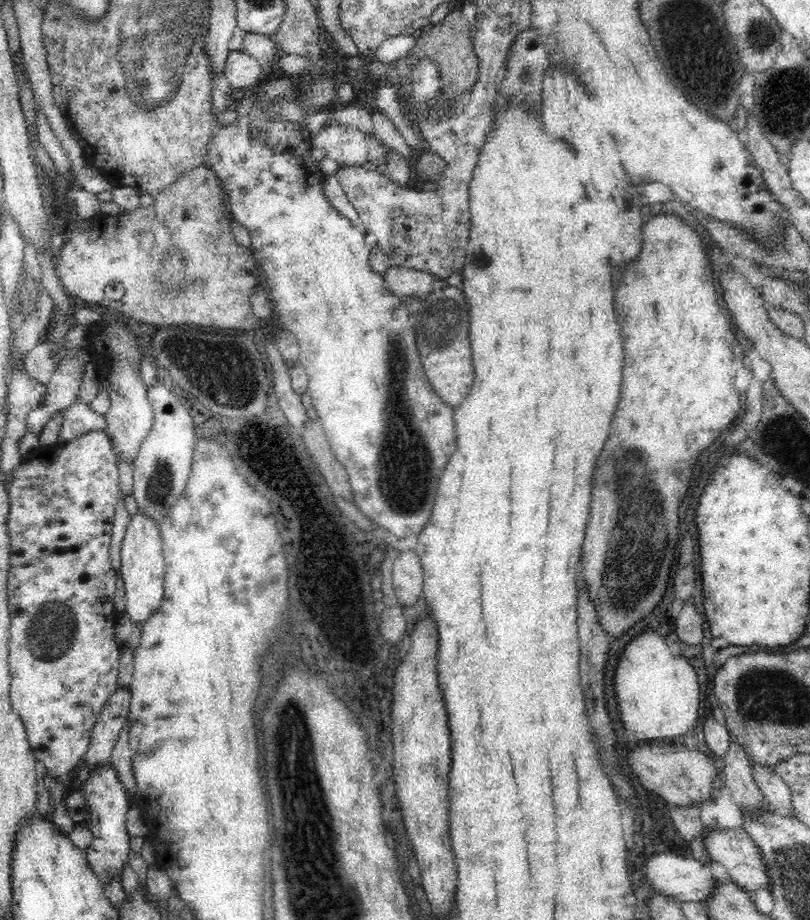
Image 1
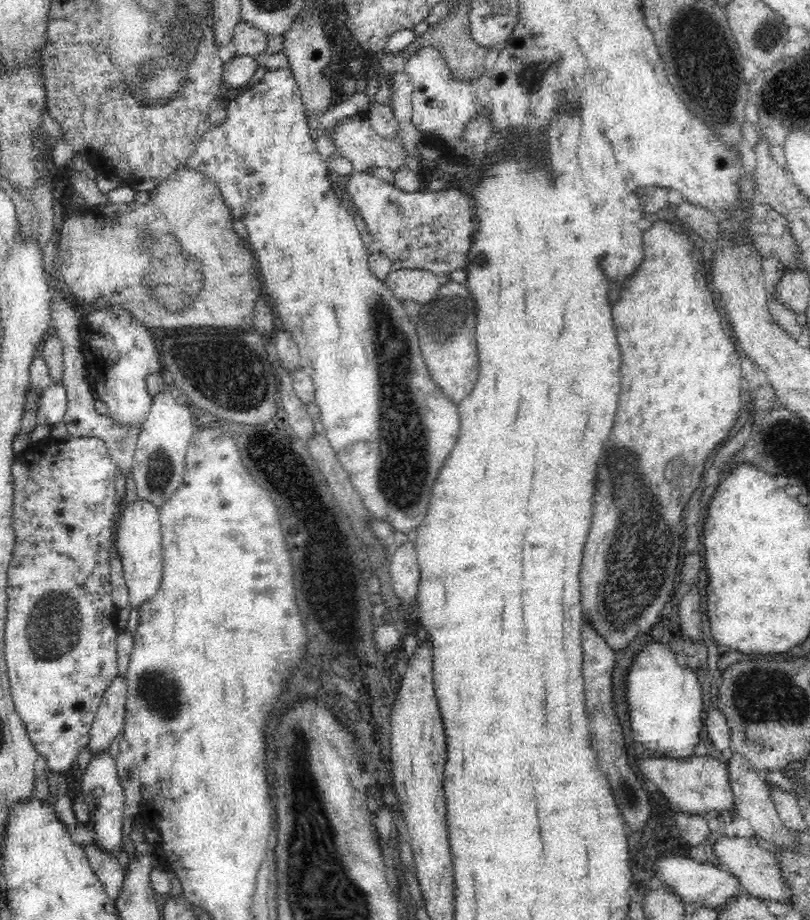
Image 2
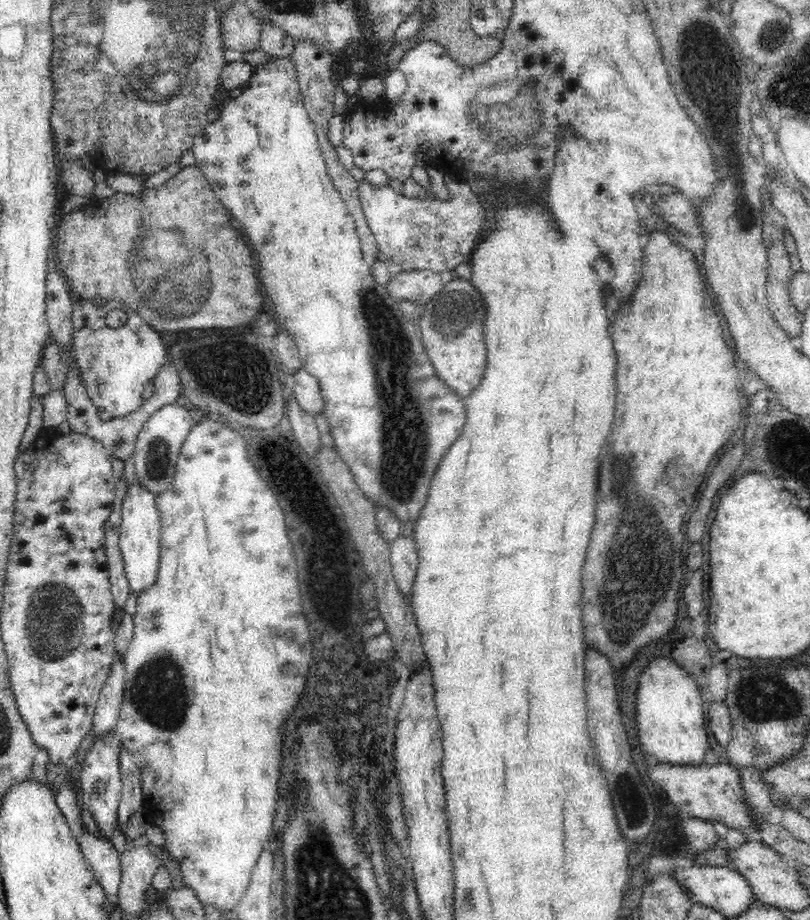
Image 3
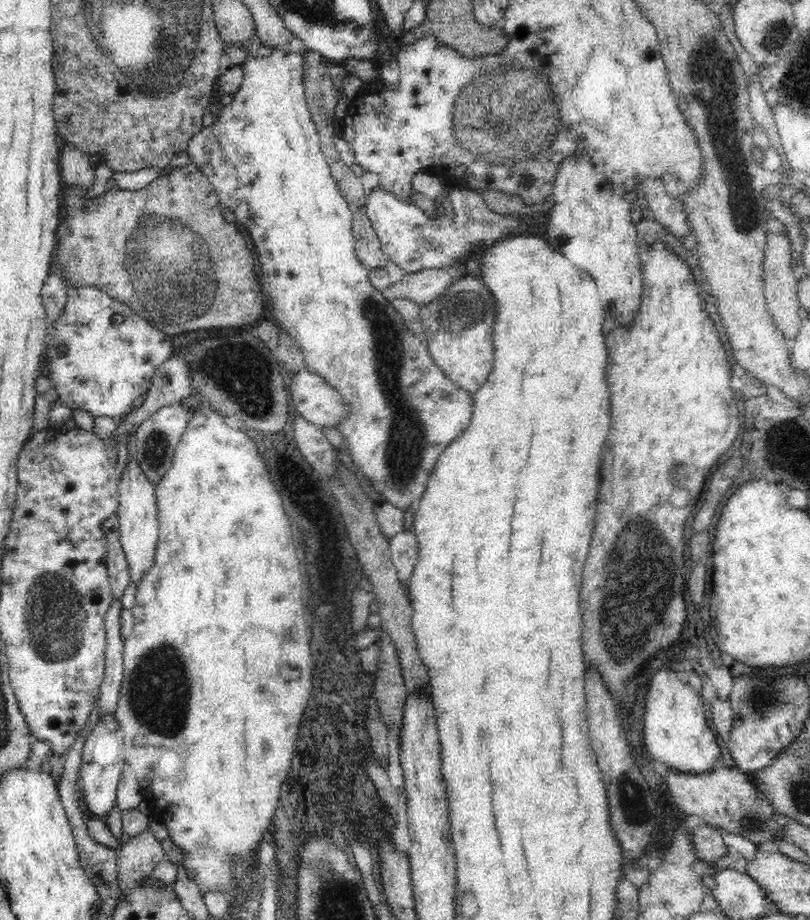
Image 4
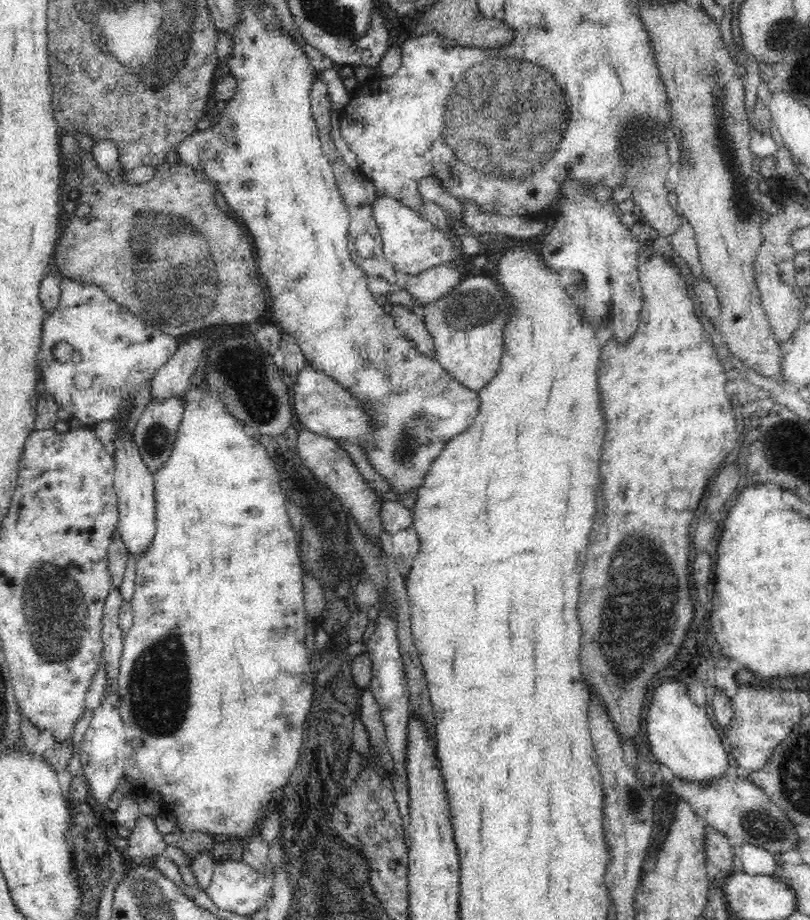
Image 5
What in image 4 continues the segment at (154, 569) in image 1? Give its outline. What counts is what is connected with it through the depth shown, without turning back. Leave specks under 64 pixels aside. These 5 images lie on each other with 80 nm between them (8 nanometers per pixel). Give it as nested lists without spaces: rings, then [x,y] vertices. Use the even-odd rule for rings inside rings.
[[[129,458],[122,478],[118,482],[119,506],[117,508],[120,542],[129,566],[129,582],[137,586],[156,554],[159,534],[155,486],[144,477],[137,458]]]

